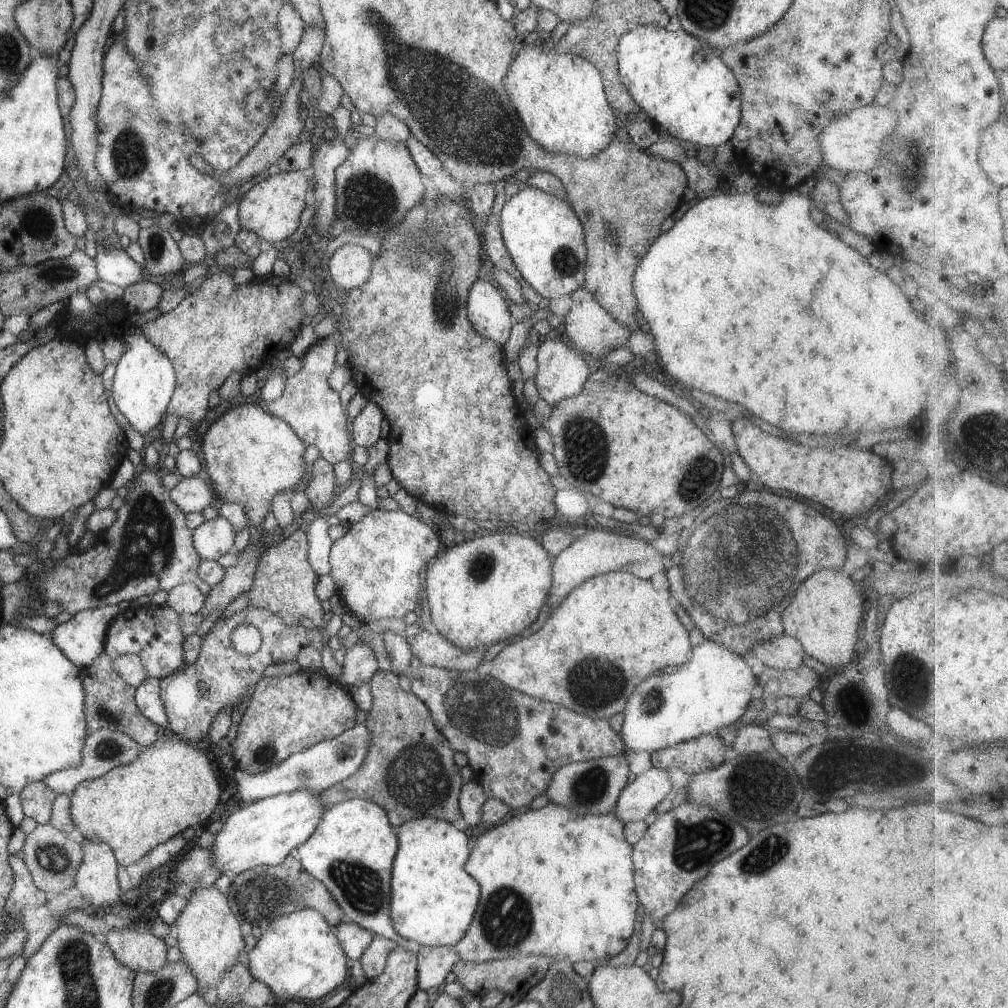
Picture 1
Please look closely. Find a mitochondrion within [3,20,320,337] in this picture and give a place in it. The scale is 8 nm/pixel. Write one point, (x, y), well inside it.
(129, 151)

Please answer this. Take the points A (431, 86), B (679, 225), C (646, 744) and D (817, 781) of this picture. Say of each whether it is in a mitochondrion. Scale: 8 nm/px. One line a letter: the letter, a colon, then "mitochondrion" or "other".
A: mitochondrion
B: other
C: other
D: mitochondrion

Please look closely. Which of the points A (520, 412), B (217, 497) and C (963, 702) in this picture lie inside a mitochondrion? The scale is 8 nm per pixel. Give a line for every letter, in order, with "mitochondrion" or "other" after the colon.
A: other
B: other
C: other

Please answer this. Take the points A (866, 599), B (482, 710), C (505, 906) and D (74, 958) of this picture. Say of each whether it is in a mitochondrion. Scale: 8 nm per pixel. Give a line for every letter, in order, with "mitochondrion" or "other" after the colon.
A: other
B: mitochondrion
C: mitochondrion
D: mitochondrion

